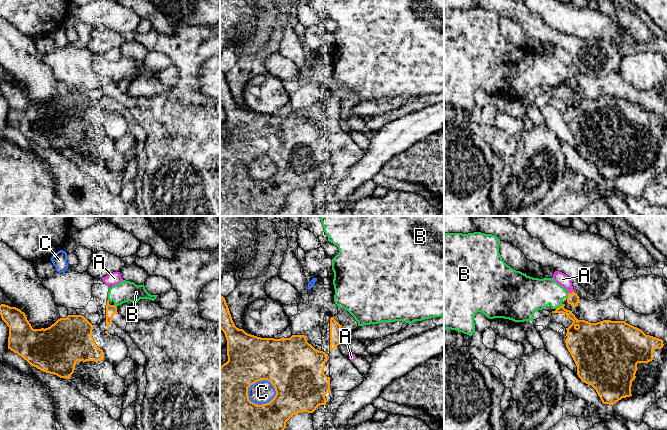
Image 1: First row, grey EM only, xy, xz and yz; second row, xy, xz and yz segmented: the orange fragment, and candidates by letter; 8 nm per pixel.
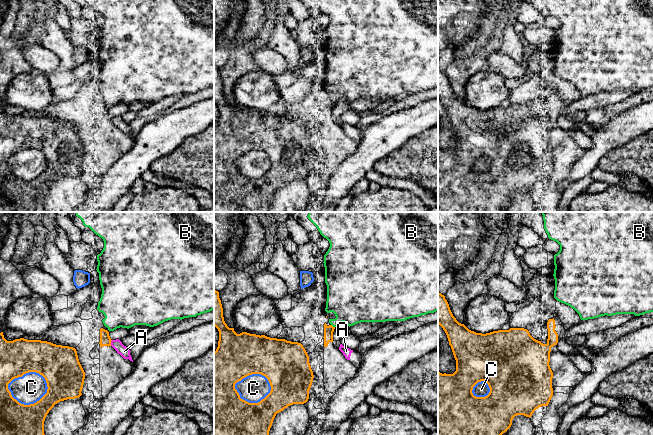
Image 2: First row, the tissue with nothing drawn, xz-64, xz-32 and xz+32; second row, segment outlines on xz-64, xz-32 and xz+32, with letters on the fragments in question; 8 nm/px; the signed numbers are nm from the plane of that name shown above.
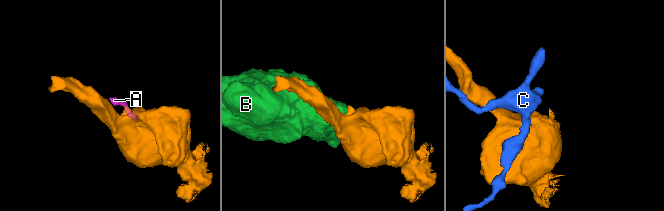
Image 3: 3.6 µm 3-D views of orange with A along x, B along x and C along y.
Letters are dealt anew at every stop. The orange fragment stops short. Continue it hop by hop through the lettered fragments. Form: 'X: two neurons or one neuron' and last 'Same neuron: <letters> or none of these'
A: two neurons
B: two neurons
C: two neurons
Same neuron: none of these

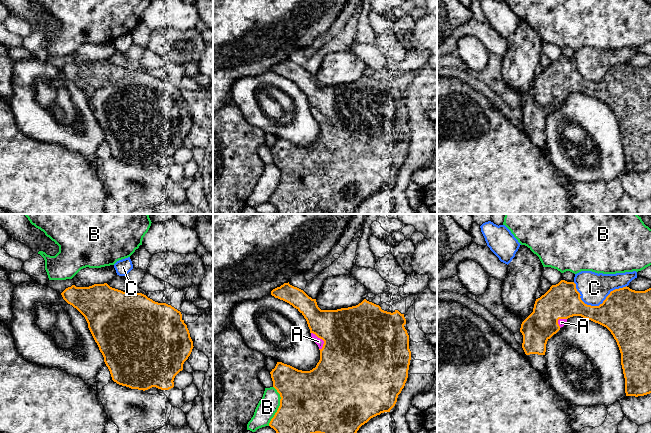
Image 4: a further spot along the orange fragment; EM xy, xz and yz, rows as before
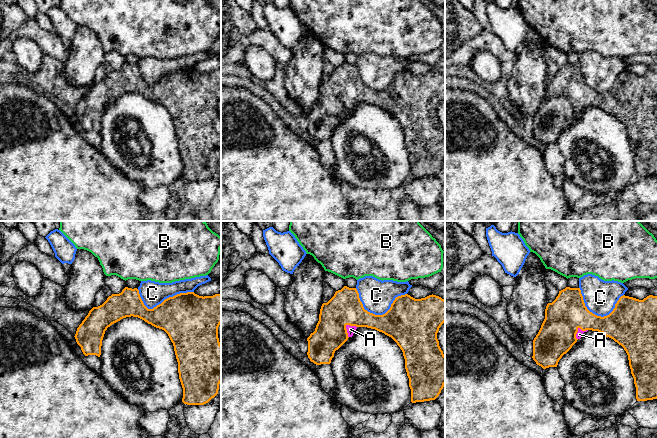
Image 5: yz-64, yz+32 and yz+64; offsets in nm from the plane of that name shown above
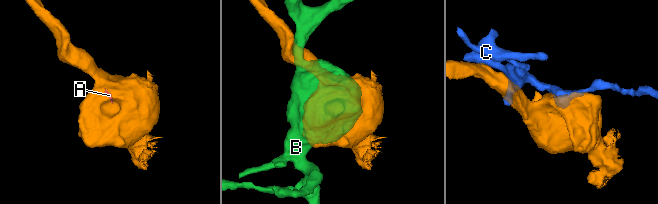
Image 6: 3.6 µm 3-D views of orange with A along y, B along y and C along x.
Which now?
A: one neuron
B: two neurons
C: two neurons
Same neuron: A

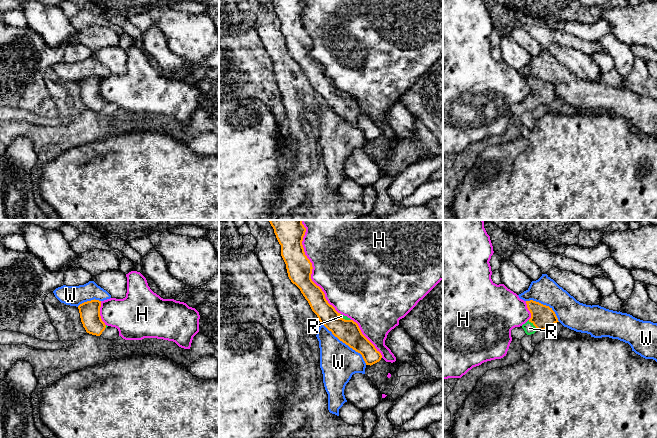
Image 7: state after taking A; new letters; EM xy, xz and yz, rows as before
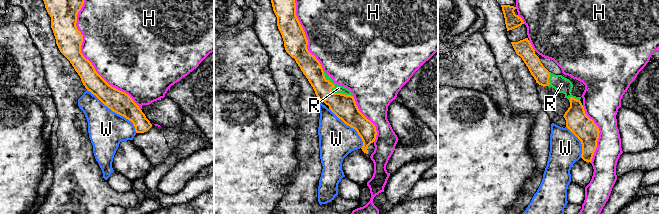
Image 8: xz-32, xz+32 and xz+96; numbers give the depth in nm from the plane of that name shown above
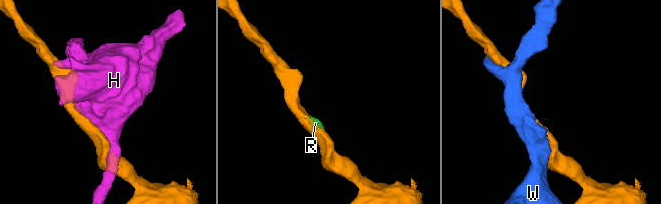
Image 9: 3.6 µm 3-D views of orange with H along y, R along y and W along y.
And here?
H: two neurons
R: one neuron
W: two neurons
Same neuron: R

